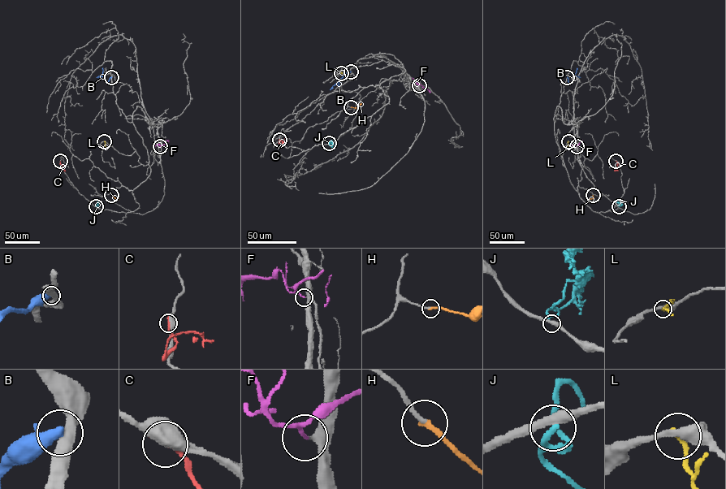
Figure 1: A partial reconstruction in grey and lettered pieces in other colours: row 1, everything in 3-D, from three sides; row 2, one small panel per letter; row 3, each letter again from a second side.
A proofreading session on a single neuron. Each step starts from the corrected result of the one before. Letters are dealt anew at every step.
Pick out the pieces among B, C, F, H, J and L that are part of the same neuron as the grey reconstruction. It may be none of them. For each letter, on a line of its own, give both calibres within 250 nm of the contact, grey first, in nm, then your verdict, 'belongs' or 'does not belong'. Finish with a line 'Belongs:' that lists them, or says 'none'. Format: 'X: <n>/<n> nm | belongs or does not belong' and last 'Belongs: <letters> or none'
B: 400/500 nm | does not belong
C: 550/200 nm | does not belong
F: 260/130 nm | belongs
H: 180/240 nm | belongs
J: 380/260 nm | does not belong
L: 400/180 nm | does not belong
Belongs: F, H

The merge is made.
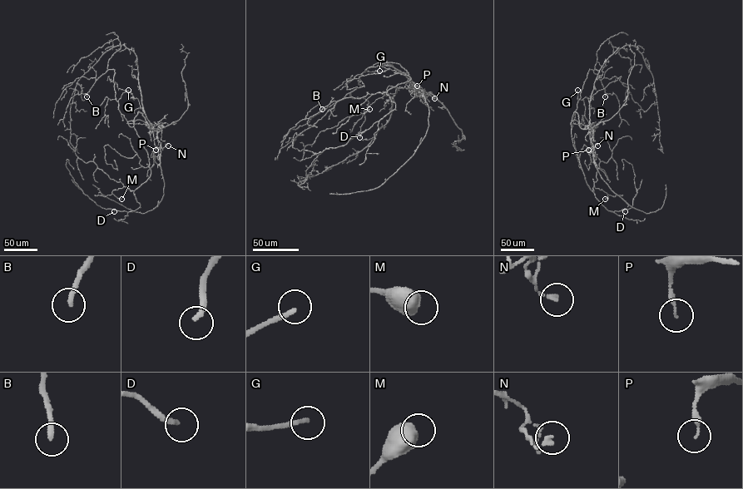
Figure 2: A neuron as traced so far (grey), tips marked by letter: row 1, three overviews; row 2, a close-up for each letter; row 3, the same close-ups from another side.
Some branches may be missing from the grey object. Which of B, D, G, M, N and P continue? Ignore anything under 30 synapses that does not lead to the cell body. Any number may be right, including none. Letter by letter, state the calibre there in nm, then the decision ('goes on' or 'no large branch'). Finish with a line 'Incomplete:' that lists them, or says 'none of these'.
B: 240 nm | goes on
D: 240 nm | goes on
G: 190 nm | goes on
M: 700 nm | no large branch
N: 190 nm | no large branch
P: 150 nm | no large branch
Incomplete: B, D, G

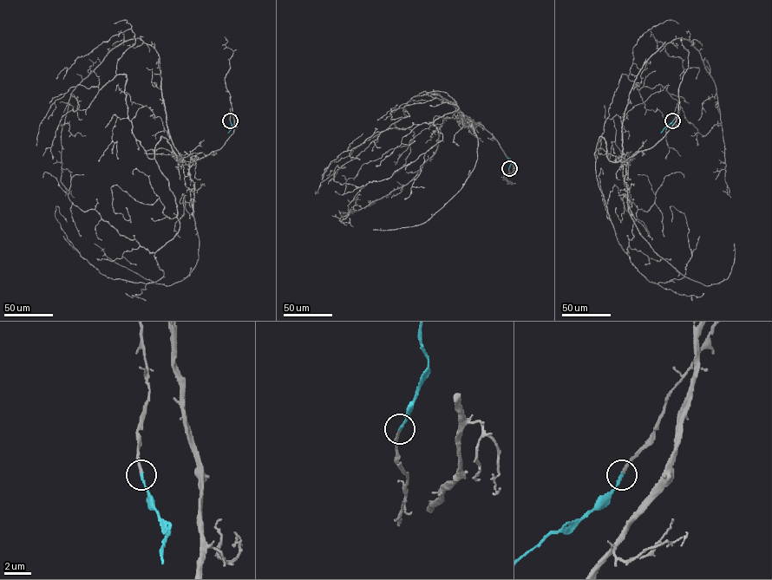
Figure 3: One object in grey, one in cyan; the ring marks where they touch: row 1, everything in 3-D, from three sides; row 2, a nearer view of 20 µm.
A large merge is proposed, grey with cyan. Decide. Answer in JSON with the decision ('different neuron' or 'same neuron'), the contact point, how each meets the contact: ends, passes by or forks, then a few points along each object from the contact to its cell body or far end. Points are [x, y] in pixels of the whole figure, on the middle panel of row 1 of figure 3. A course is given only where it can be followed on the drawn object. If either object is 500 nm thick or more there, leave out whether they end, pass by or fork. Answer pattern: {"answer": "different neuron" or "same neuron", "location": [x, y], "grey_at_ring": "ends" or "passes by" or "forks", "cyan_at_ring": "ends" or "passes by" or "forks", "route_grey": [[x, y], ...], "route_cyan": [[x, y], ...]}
{"answer": "same neuron", "location": [509, 168], "grey_at_ring": "ends", "cyan_at_ring": "ends", "route_grey": [[508, 168], [438, 91], [459, 107], [434, 121], [441, 140], [359, 187], [334, 180], [345, 167]], "route_cyan": [[508, 168], [510, 159], [507, 156]]}

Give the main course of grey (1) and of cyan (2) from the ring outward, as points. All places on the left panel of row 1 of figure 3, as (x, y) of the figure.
1: (230, 120), (192, 162), (146, 151), (179, 224), (155, 282), (102, 275), (67, 222)
2: (230, 120), (232, 128), (227, 133)

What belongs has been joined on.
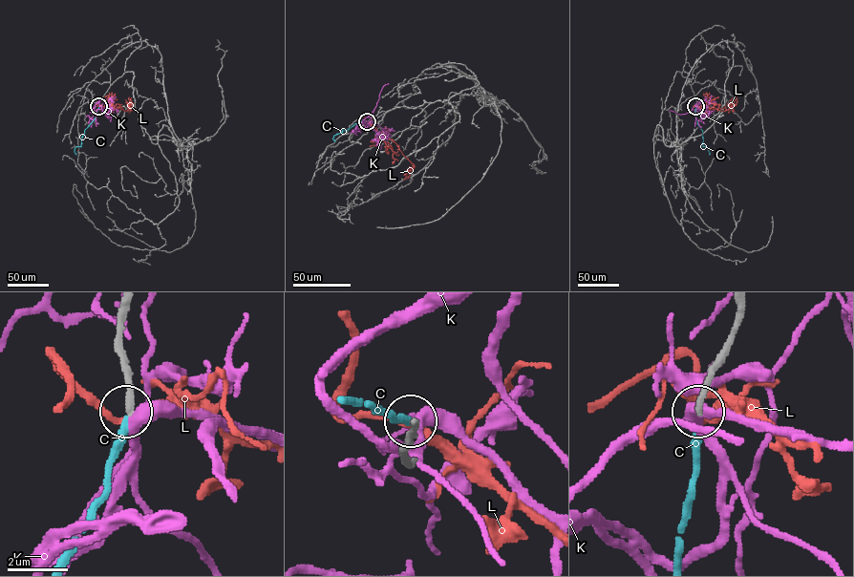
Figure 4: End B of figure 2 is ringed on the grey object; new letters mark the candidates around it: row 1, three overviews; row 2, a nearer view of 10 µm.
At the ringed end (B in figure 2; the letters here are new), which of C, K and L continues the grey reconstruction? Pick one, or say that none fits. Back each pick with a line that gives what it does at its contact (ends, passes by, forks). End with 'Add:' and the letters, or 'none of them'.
C: it ends there
Add: C

